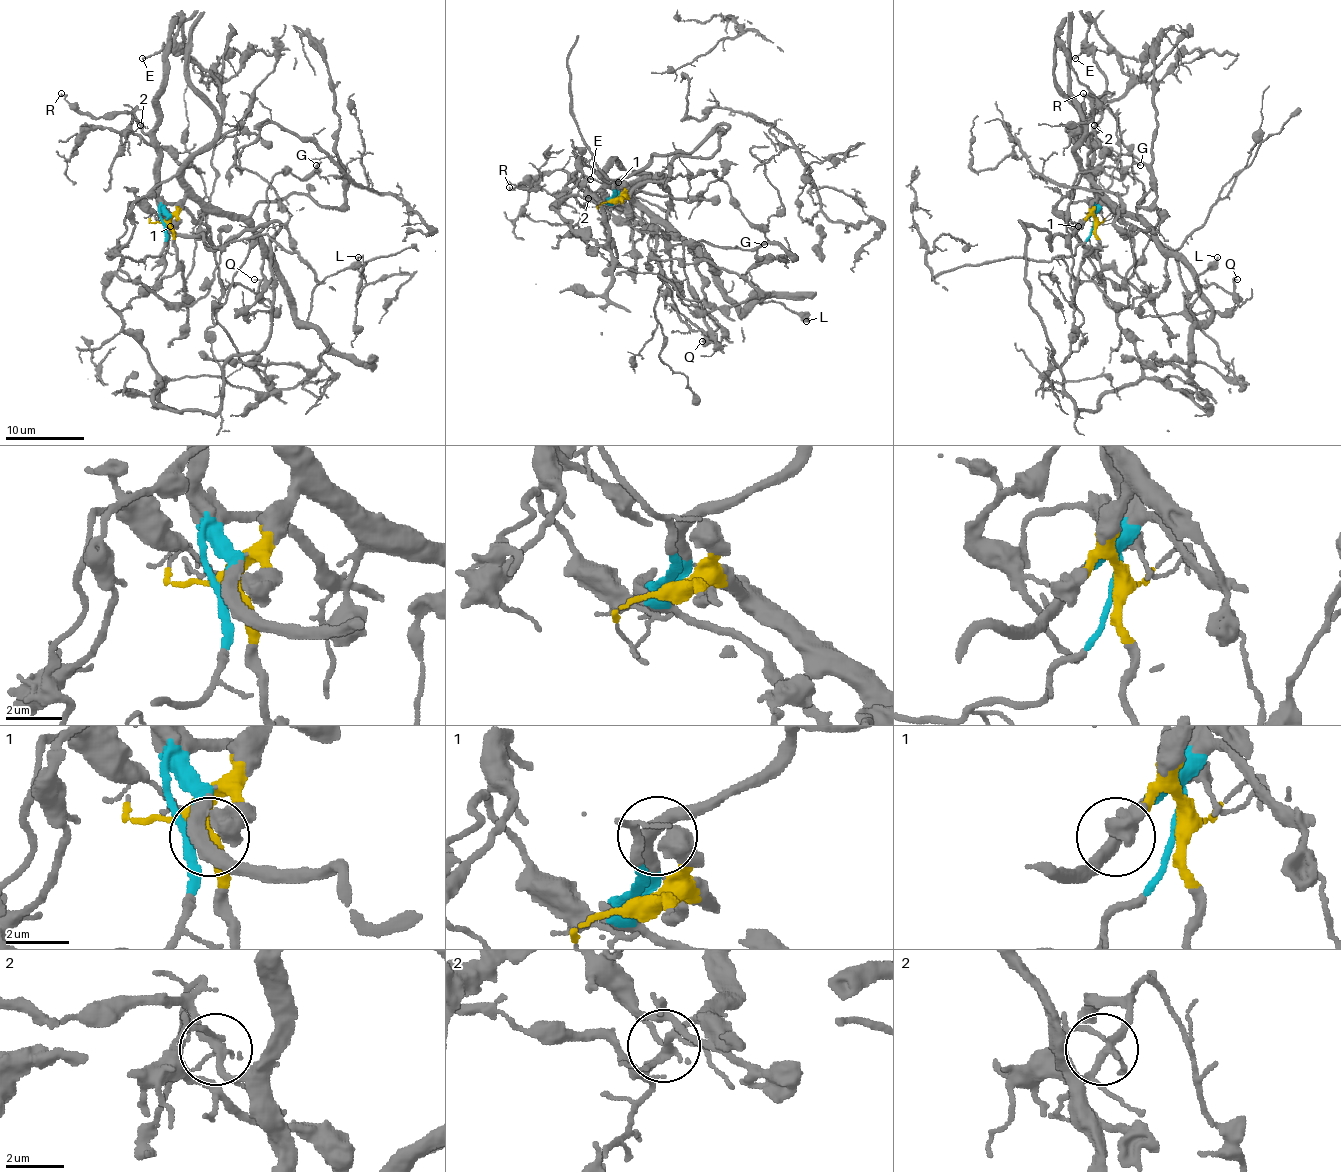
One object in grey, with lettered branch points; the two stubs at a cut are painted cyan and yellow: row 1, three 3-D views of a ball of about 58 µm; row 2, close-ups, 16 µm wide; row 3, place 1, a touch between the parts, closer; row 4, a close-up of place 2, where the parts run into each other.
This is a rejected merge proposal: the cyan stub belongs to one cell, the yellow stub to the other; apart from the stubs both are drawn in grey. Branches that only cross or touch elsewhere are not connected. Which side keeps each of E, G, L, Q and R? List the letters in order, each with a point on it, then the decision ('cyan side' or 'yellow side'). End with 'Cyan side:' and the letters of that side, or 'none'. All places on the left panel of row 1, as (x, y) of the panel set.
E: at (142, 58); yellow side
G: at (316, 165); cyan side
L: at (358, 257); yellow side
Q: at (254, 279); cyan side
R: at (61, 93); cyan side
Cyan side: G, Q, R

